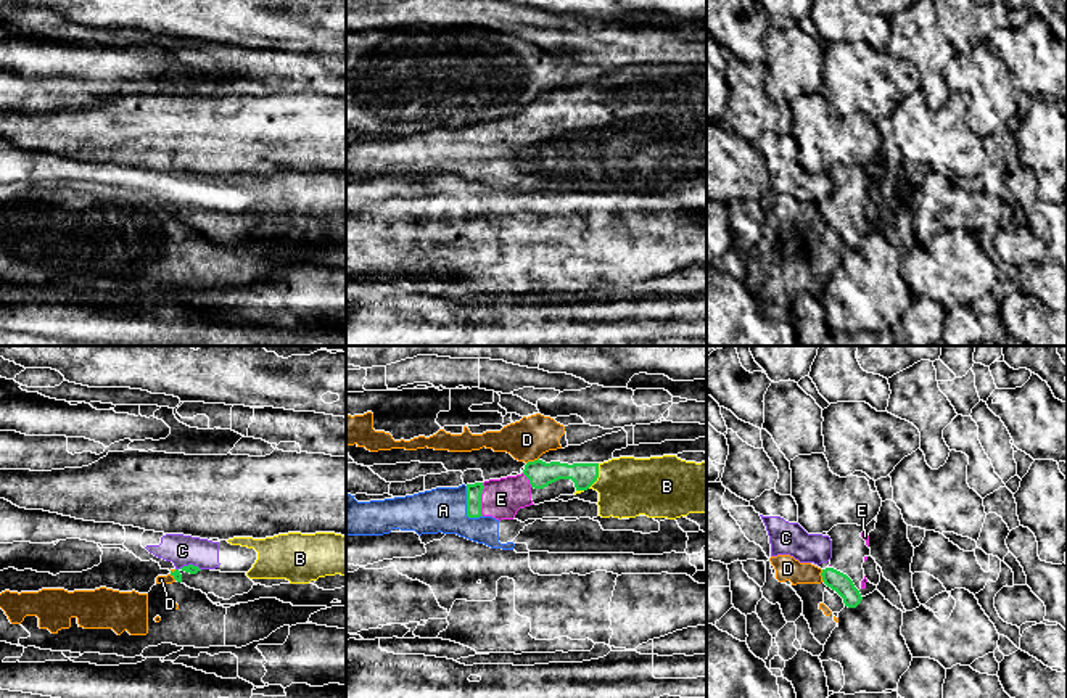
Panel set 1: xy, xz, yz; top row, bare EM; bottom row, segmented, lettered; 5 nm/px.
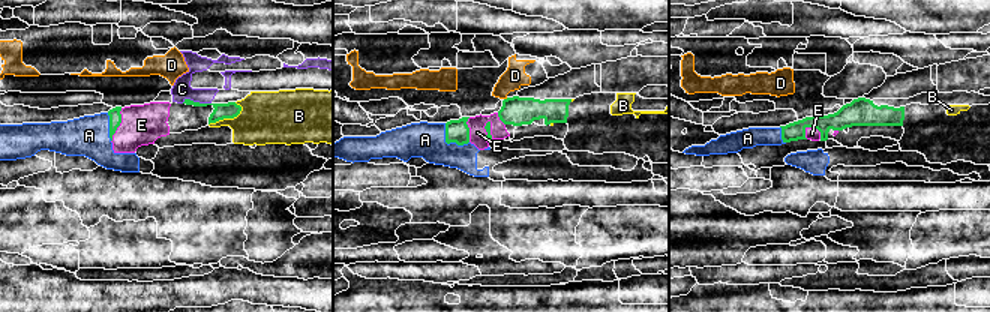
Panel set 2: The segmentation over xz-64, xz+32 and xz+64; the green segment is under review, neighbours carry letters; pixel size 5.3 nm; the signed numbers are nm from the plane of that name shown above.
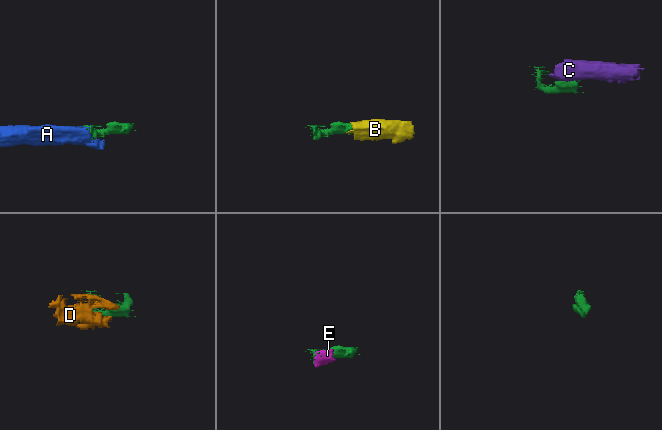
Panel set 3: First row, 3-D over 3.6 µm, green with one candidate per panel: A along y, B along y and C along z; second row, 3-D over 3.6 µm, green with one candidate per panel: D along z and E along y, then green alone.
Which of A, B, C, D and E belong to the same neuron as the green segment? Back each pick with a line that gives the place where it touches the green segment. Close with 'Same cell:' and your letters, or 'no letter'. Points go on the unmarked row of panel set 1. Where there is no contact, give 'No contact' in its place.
A: Touches green at xz (467, 147)
B: Touches green at xz (597, 116)
E: Touches green at xz (480, 139)
Same cell: A, B, E

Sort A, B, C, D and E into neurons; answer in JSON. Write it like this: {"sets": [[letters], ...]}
{"sets": [["A", "B", "E"], ["C"], ["D"]]}

